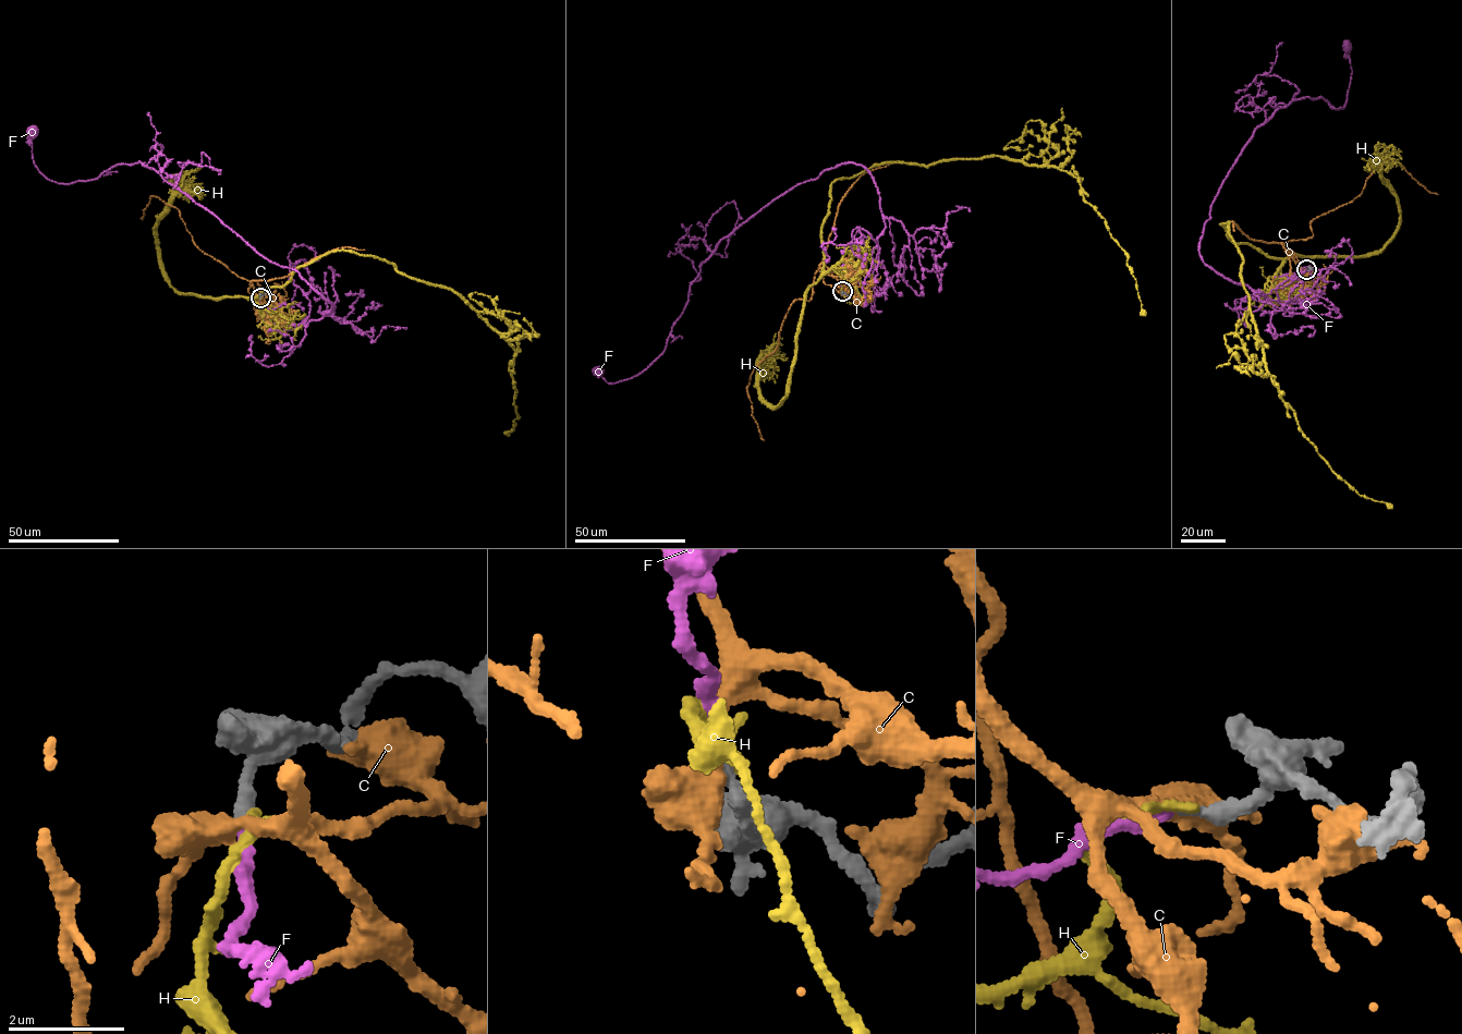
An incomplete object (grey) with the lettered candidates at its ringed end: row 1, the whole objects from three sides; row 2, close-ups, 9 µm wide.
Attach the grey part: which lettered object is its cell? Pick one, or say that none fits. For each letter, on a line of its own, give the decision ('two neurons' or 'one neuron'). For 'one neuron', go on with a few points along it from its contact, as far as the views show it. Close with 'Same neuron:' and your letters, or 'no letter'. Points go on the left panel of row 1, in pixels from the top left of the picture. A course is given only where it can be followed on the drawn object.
C: two neurons
F: one neuron; it runs (260, 299), (281, 306), (289, 330), (332, 306), (138, 161), (90, 180), (50, 181), (34, 163), (32, 132)
H: two neurons
Same neuron: F

